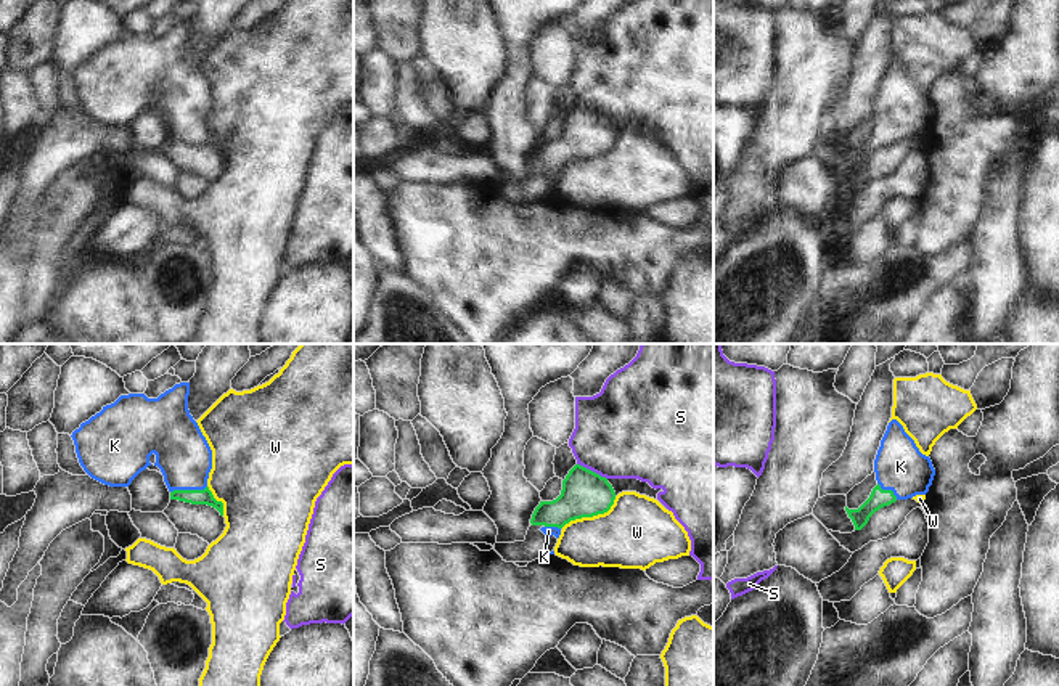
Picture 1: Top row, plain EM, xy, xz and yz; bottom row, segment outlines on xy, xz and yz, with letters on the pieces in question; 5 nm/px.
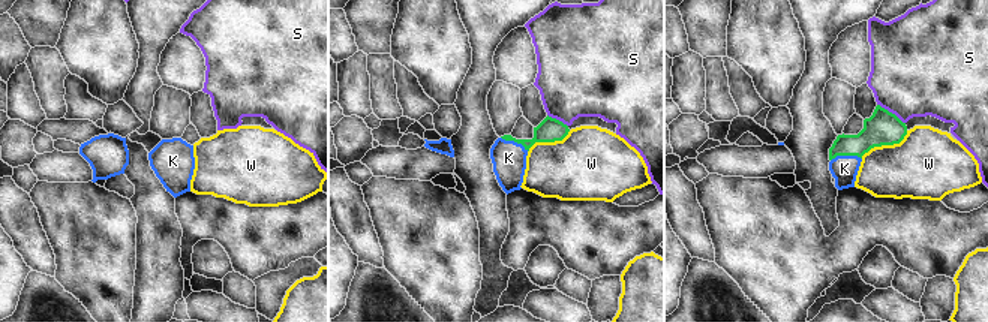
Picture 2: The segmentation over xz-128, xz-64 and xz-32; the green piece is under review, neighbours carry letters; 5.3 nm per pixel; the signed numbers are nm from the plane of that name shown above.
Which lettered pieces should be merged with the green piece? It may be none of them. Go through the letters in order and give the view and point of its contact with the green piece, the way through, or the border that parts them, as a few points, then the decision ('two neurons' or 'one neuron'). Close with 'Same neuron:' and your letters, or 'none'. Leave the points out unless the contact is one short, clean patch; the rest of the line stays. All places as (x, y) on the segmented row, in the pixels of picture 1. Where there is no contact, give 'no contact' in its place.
K: meets green in xy at (188, 490); runs through xy (195, 497), (188, 490), (182, 453); one neuron
S: meets green in xz at (592, 471); two neurons
W: meets green in xz at (590, 516); two neurons
Same neuron: K

